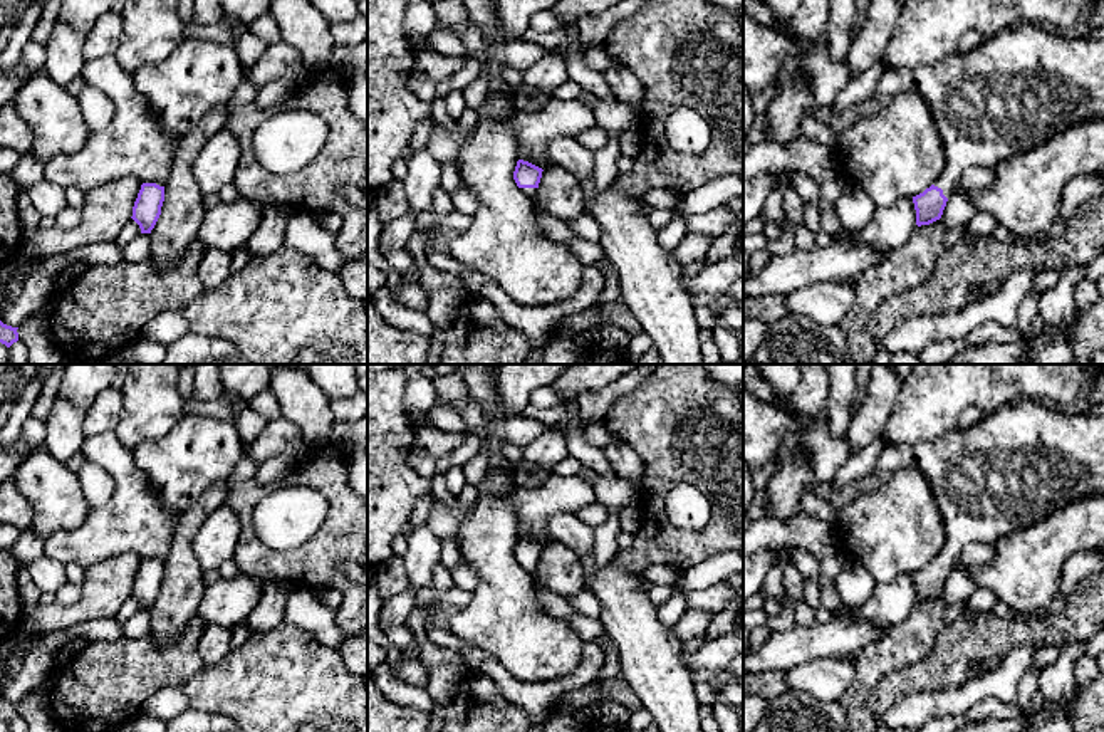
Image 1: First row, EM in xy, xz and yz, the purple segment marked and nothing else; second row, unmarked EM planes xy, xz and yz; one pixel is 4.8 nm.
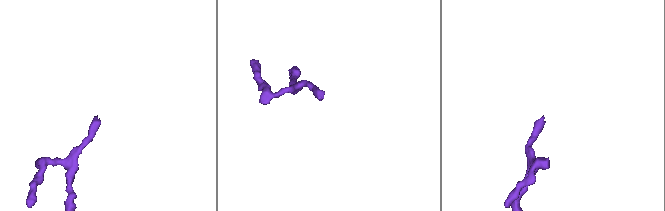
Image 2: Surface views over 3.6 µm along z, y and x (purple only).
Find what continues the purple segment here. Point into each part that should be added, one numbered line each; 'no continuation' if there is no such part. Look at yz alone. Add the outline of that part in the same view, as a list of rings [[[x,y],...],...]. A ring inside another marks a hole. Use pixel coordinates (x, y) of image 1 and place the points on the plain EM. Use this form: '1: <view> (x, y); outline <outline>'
1: yz (1019, 464); outline [[[1018,400],[1003,408],[983,415],[966,428],[955,428],[936,440],[919,443],[886,442],[874,465],[874,472],[894,473],[901,468],[914,468],[923,473],[943,517],[946,544],[935,562],[950,574],[955,569],[963,547],[970,542],[995,544],[1013,531],[1023,531],[1074,499],[1092,494],[1104,495],[1104,416],[1087,413],[1067,413],[1050,410],[1040,401]]]

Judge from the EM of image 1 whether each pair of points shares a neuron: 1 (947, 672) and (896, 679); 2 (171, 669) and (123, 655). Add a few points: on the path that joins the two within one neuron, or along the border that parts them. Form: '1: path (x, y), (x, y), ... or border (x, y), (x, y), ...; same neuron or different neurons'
1: path (935, 672), (908, 679); same neuron
2: path (160, 667), (135, 667); same neuron

